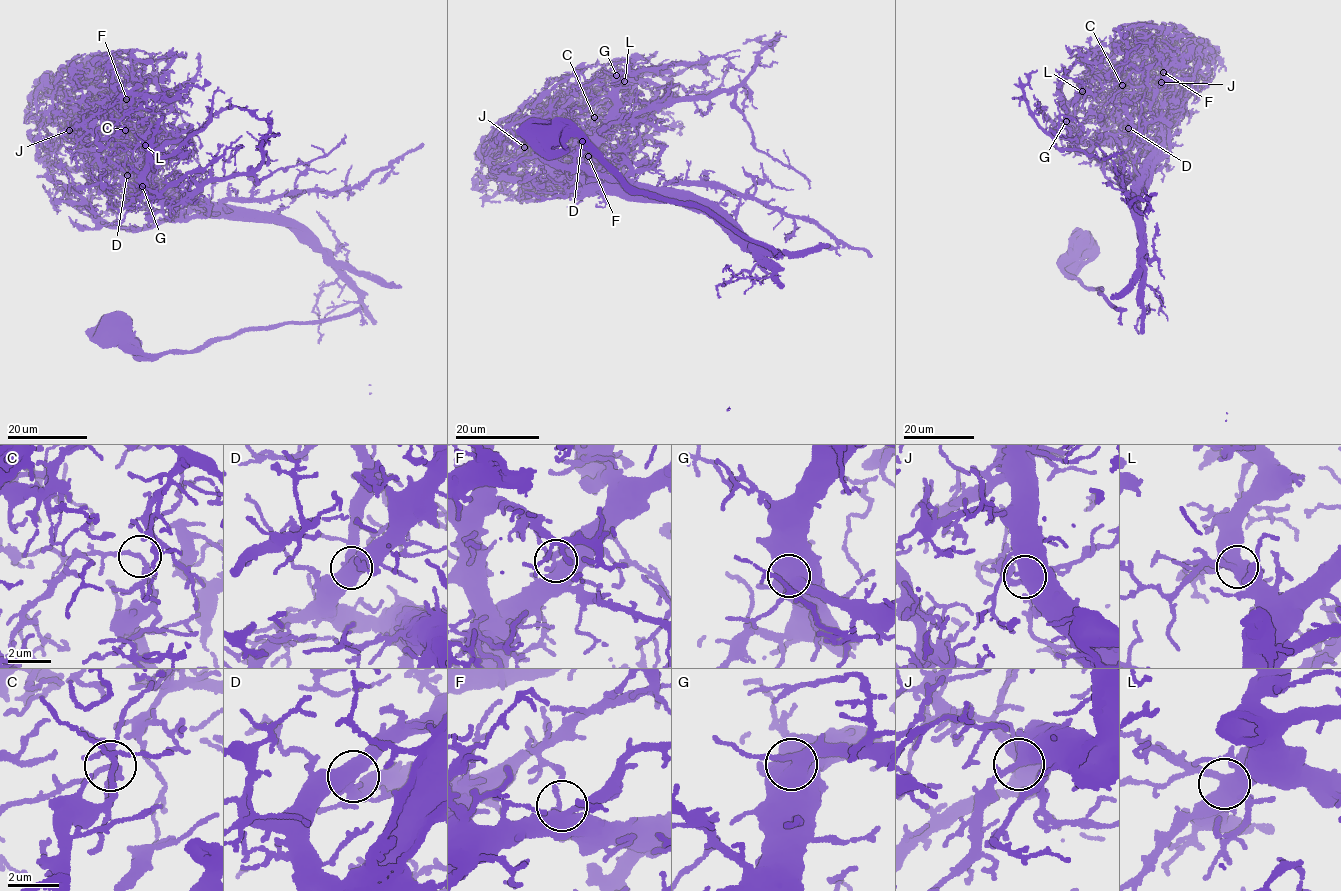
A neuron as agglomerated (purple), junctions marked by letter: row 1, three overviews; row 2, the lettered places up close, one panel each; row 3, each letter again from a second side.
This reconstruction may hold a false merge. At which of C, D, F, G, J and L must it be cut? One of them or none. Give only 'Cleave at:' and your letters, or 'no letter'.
Cleave at: C

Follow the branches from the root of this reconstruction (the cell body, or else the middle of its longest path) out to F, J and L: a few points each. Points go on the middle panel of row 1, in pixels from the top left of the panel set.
F: (544, 136), (579, 130), (628, 185), (703, 206), (763, 242), (778, 268), (705, 212), (570, 177), (588, 156)
J: (544, 136), (579, 130), (628, 185), (703, 206), (763, 242), (778, 268), (705, 212), (549, 172), (524, 147)
L: (544, 136), (579, 130), (628, 185), (703, 206), (778, 268), (705, 212), (591, 176), (624, 81)

